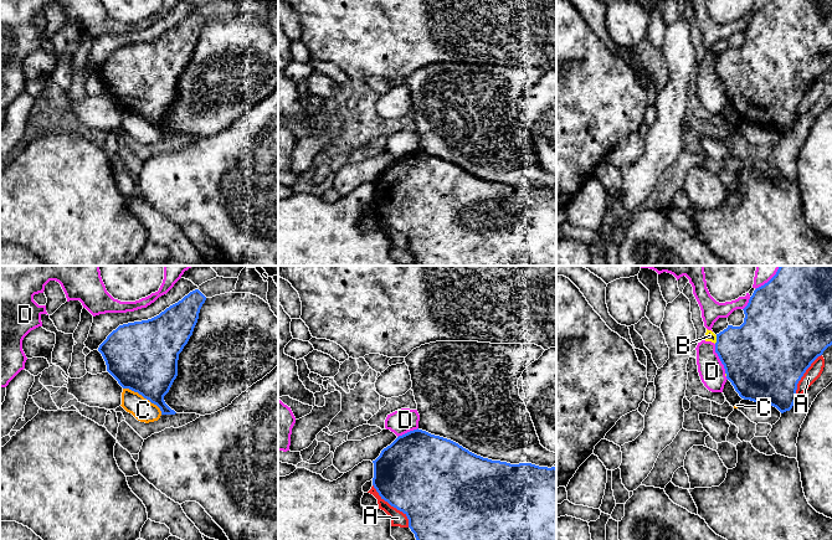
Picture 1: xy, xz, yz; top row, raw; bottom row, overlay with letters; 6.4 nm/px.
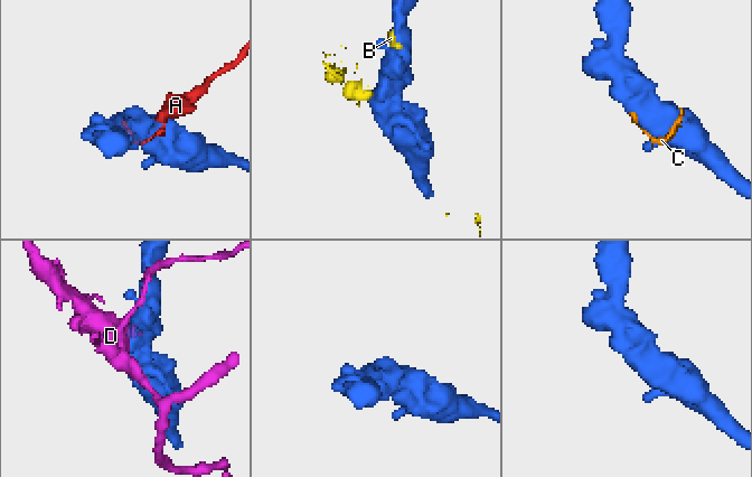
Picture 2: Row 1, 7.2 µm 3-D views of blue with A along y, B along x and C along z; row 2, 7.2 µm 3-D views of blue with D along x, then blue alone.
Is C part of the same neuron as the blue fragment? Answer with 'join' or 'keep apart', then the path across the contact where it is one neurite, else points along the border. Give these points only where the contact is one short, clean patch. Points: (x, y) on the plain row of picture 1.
keep apart

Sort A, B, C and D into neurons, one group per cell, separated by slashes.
A / B D / C

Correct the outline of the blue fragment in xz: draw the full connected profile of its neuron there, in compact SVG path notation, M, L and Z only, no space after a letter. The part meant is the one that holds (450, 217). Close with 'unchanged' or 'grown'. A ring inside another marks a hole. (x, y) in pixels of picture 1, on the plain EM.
M418 150L399 158L373 185L374 210L407 238L418 266L556 266L555 189L492 182Z; unchanged

